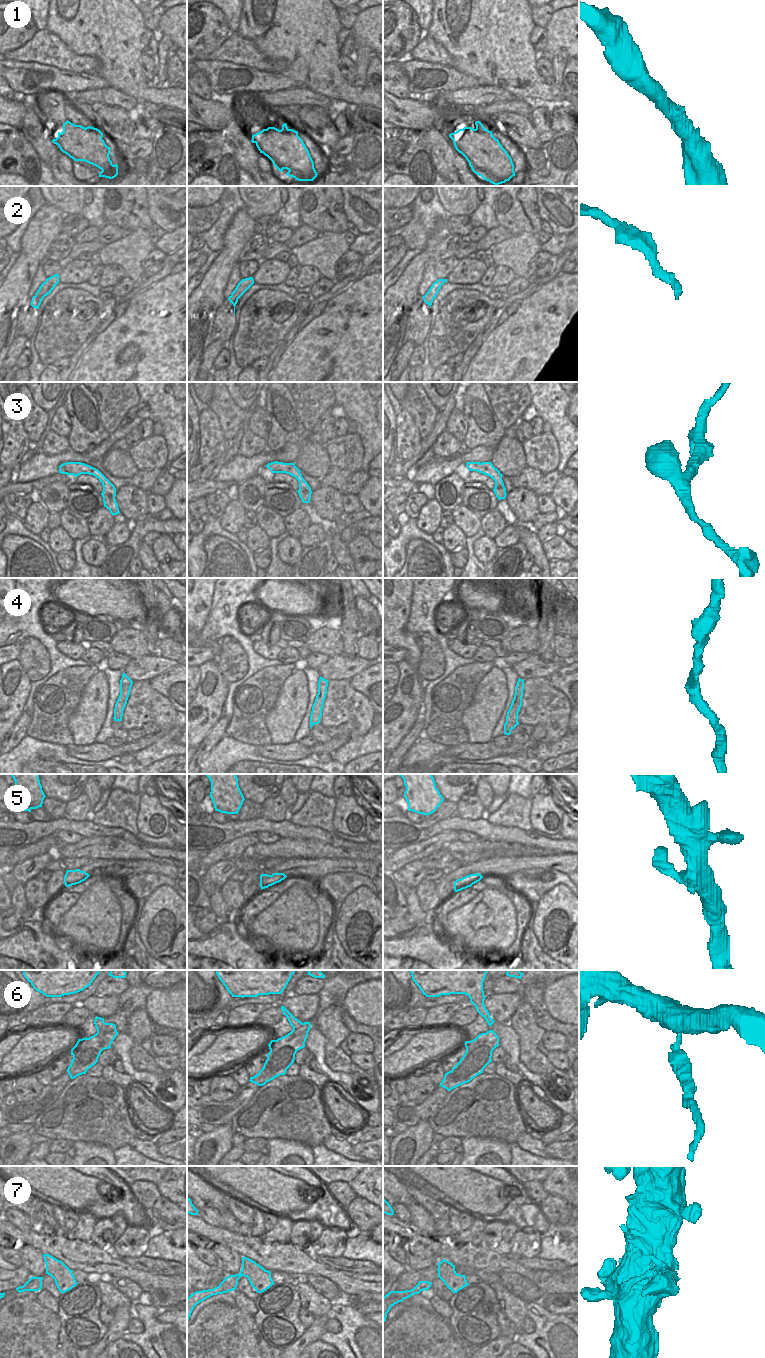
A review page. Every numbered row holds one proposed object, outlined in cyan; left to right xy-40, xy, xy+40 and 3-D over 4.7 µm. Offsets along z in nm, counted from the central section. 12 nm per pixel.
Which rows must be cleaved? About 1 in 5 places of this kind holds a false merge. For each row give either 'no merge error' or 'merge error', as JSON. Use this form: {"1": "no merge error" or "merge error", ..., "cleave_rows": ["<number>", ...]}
{"1": "no merge error", "2": "merge error", "3": "no merge error", "4": "no merge error", "5": "no merge error", "6": "merge error", "7": "no merge error", "cleave_rows": ["2", "6"]}

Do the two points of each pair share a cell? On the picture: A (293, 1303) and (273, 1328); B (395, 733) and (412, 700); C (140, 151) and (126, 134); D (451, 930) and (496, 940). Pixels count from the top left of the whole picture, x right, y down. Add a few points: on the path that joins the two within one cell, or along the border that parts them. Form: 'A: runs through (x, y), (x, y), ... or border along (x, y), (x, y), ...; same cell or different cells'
A: runs through (286, 1310), (286, 1319), (280, 1321); same cell
B: runs through (395, 725), (395, 721), (401, 715), (404, 708); same cell
C: border along (136, 138), (130, 144), (123, 144), (121, 146); different cells
D: runs through (462, 930), (485, 930); same cell

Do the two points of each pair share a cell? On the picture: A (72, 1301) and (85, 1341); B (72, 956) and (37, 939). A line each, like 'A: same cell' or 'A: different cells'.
A: same cell
B: same cell

